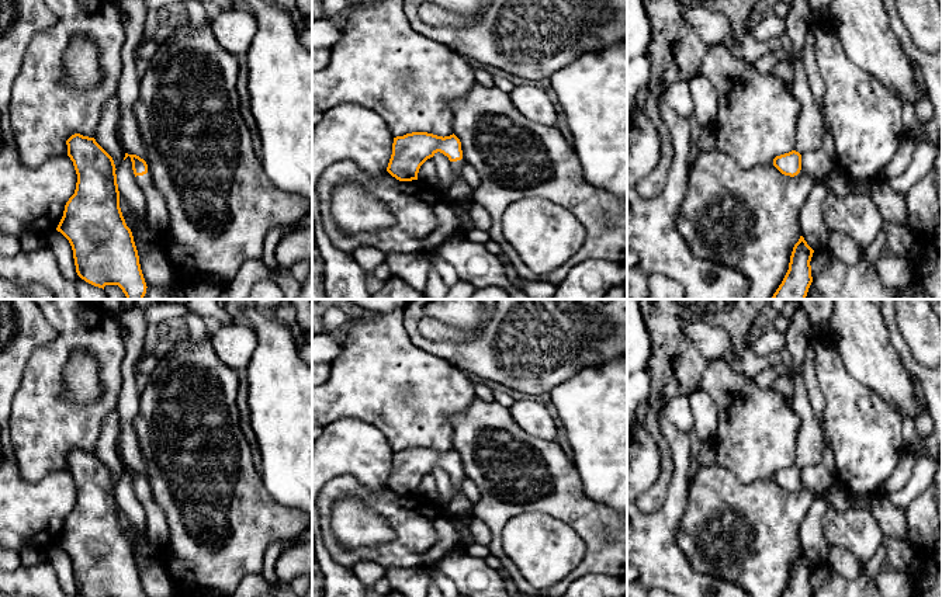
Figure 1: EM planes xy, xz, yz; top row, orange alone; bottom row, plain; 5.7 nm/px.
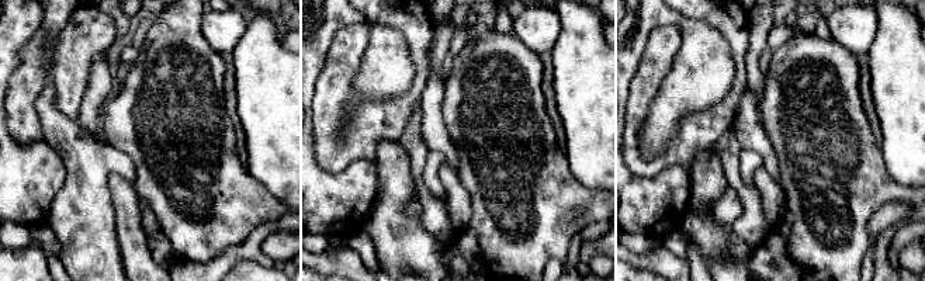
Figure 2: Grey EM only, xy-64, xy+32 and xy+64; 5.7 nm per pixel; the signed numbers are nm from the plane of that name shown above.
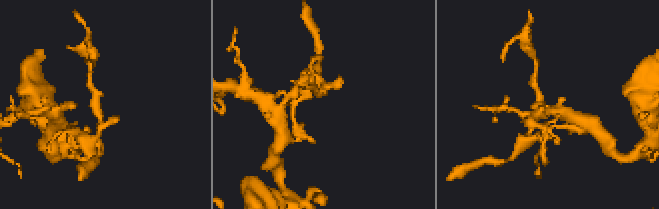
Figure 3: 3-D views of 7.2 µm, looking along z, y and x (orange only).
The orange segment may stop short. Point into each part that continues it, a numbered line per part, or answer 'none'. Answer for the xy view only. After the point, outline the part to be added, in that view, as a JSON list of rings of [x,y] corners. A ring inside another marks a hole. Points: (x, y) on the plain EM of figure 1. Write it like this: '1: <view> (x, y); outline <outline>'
1: xy (156, 526); outline [[[149,485],[143,490],[136,490],[135,494],[146,513],[145,530],[148,542],[152,548],[160,551],[169,541],[169,524],[166,516],[153,499]]]

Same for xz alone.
1: xz (460, 509); outline [[[465,473],[451,476],[451,482],[454,485],[454,496],[444,506],[446,511],[450,514],[451,520],[457,525],[458,530],[470,531],[471,521],[474,518],[472,504],[463,492],[463,480],[465,479]]]

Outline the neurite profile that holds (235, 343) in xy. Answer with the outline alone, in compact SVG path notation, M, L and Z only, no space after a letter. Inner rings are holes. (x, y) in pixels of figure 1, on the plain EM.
M247 322L222 324L209 340L219 360L233 371L246 368L257 347L257 336Z

